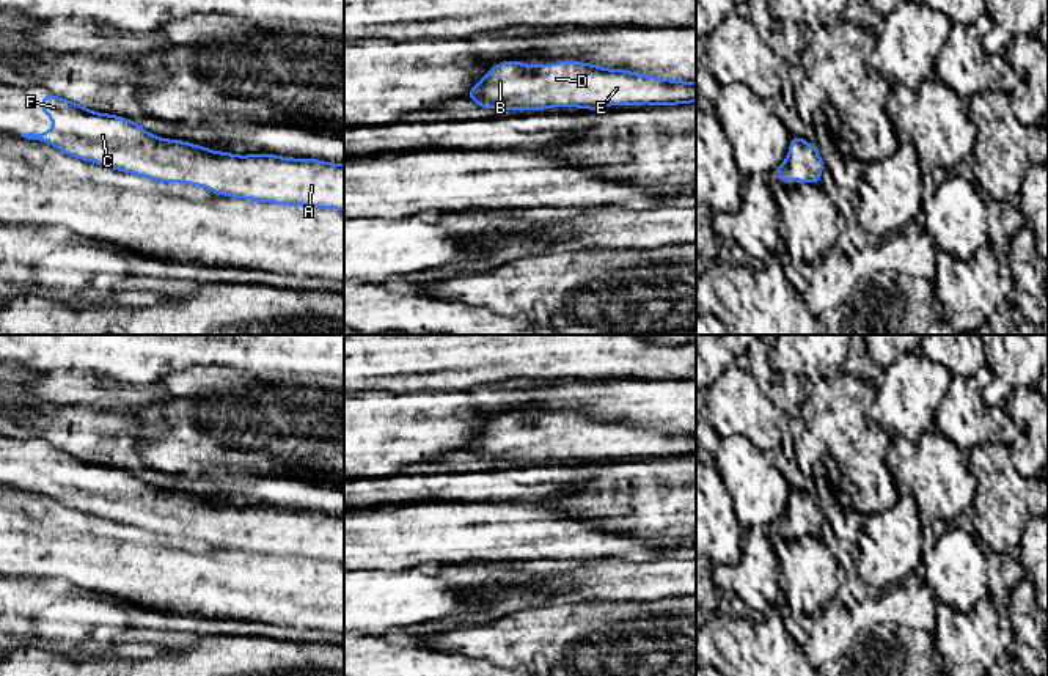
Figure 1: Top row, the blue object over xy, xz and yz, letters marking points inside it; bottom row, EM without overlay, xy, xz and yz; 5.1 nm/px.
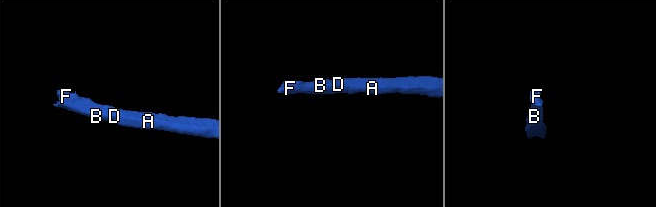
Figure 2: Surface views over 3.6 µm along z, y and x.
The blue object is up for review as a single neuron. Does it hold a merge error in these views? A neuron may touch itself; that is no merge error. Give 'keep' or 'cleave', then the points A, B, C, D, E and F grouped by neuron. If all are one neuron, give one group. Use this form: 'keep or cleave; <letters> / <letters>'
keep; A B C D E F

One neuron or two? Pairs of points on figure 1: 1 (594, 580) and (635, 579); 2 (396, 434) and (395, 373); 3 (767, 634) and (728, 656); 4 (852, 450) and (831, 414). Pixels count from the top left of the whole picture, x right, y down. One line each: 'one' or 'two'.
1: one
2: two
3: one
4: one

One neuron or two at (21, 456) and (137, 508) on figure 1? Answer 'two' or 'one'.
one

